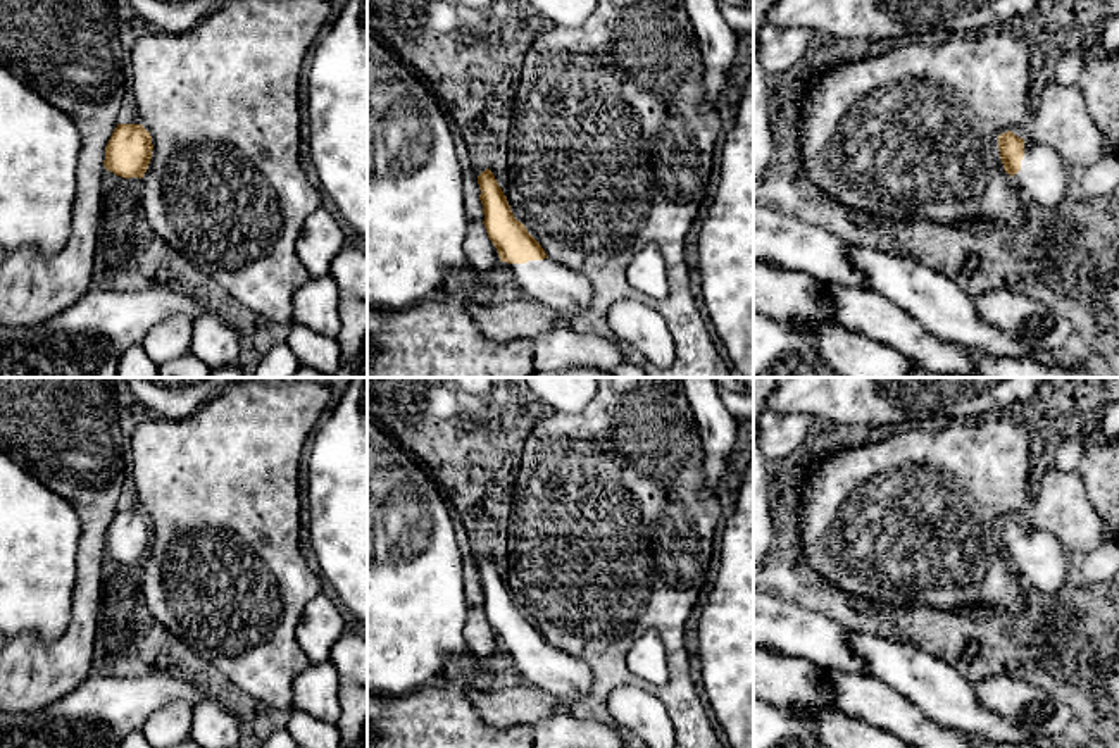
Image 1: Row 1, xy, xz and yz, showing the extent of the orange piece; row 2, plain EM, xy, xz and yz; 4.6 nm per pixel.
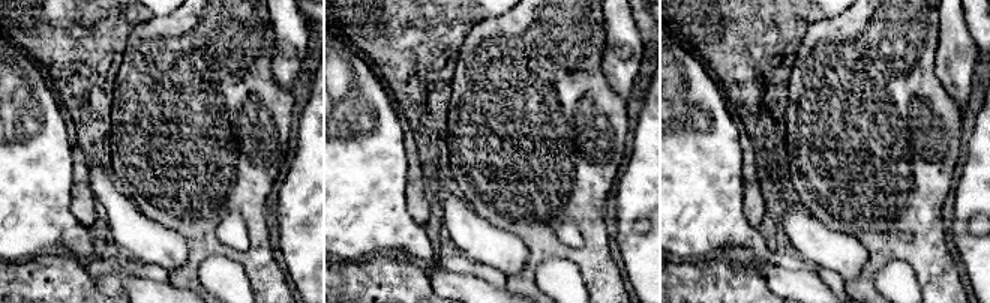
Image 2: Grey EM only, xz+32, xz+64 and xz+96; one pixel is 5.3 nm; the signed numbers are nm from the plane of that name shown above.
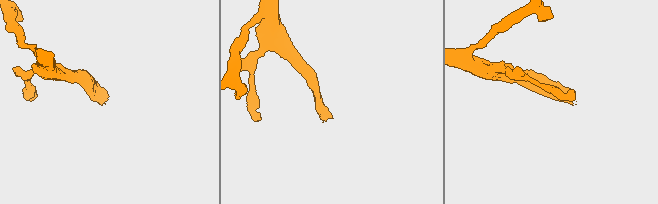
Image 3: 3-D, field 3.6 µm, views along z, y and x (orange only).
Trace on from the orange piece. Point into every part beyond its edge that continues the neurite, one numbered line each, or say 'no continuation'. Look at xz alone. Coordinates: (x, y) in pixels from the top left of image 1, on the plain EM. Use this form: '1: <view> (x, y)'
1: xz (545, 667)

